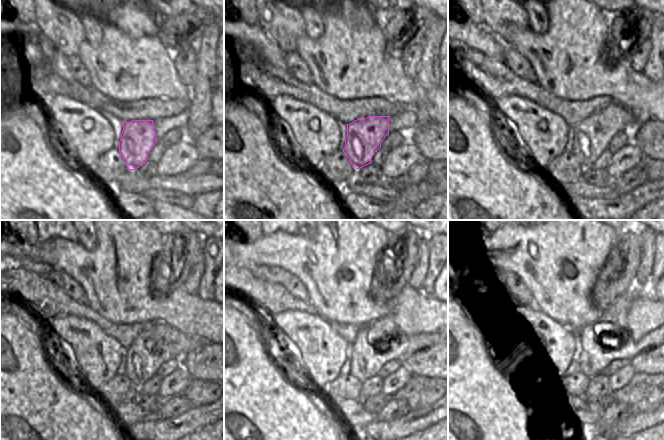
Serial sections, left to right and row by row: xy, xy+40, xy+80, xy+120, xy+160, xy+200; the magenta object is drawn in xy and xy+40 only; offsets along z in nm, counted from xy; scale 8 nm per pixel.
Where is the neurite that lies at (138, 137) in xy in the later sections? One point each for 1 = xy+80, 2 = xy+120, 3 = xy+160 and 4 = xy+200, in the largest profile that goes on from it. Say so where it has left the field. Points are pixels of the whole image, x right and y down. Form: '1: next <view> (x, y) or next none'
1: next xy+80 (591, 136)
2: next xy+120 (159, 343)
3: next xy+160 (377, 343)
4: next xy+200 (601, 343)

